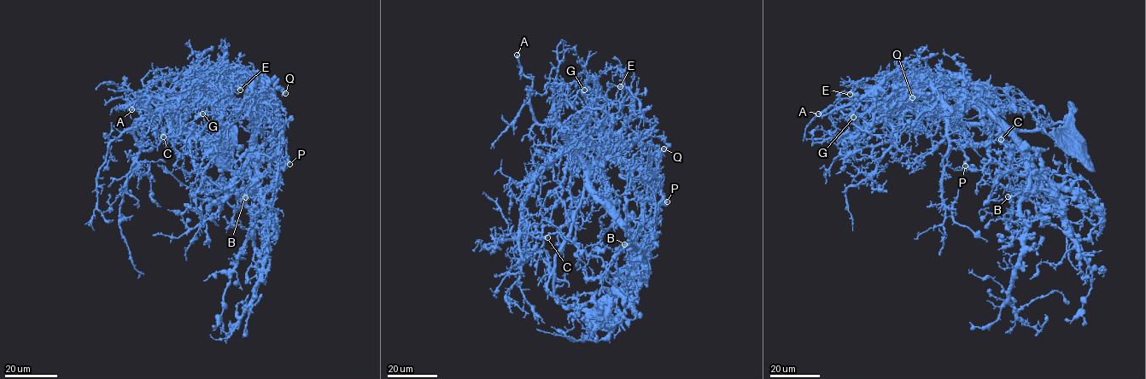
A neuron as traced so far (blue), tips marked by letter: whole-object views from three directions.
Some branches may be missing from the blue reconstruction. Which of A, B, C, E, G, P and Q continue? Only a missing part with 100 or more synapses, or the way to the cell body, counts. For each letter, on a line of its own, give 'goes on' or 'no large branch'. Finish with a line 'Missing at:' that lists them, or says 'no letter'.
A: goes on
B: no large branch
C: no large branch
E: no large branch
G: no large branch
P: no large branch
Q: no large branch
Missing at: A

